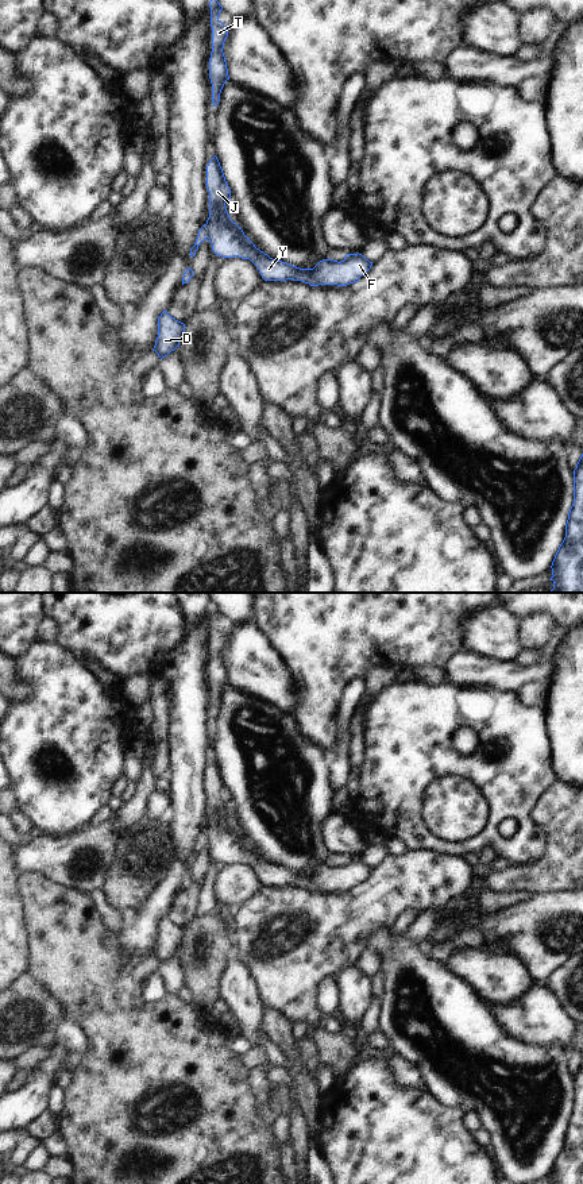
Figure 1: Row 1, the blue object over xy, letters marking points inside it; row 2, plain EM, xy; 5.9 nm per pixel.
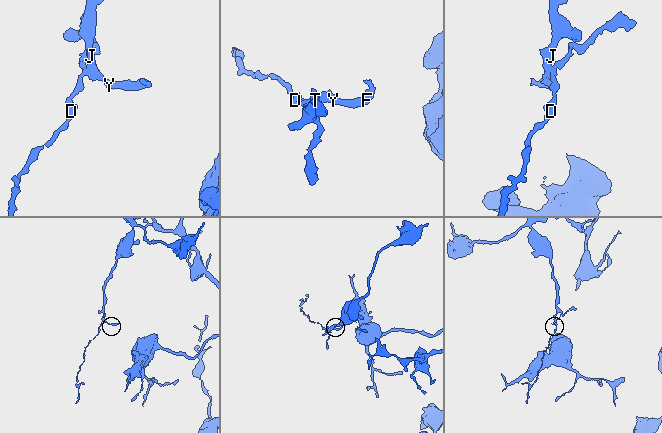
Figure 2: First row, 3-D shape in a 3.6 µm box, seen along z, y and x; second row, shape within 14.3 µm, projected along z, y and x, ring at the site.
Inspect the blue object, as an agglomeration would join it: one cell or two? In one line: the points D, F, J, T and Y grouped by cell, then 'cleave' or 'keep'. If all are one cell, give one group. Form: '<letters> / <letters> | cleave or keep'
D / F J T Y | cleave

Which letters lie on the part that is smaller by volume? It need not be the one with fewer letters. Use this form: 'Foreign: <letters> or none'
Foreign: D

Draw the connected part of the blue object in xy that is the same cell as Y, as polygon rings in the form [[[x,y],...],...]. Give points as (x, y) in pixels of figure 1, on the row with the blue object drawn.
[[[215,155],[206,166],[206,189],[209,192],[209,217],[205,230],[216,255],[250,259],[265,281],[302,281],[310,286],[347,286],[358,282],[372,266],[362,254],[347,254],[341,262],[323,259],[313,269],[300,269],[290,263],[273,259],[247,238],[243,230],[231,220],[225,203],[231,189]]]

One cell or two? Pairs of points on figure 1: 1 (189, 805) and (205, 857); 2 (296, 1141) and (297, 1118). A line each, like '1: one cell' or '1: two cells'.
1: two cells
2: one cell

